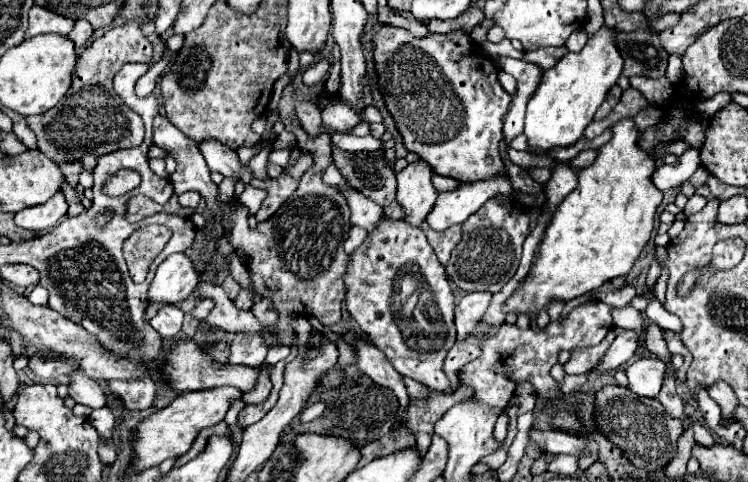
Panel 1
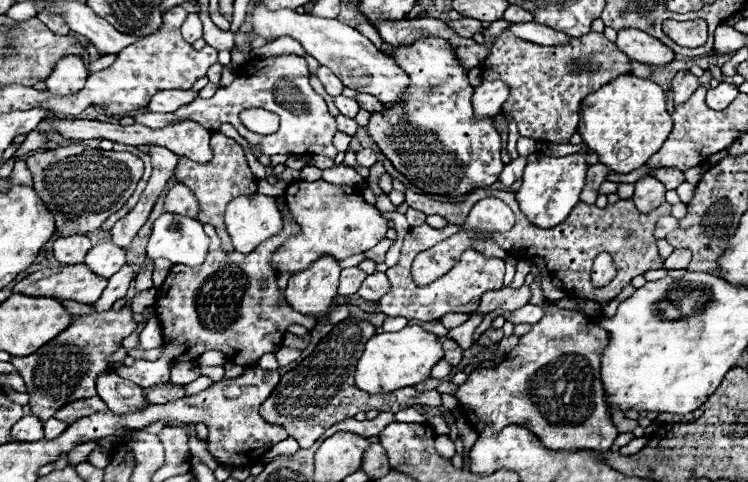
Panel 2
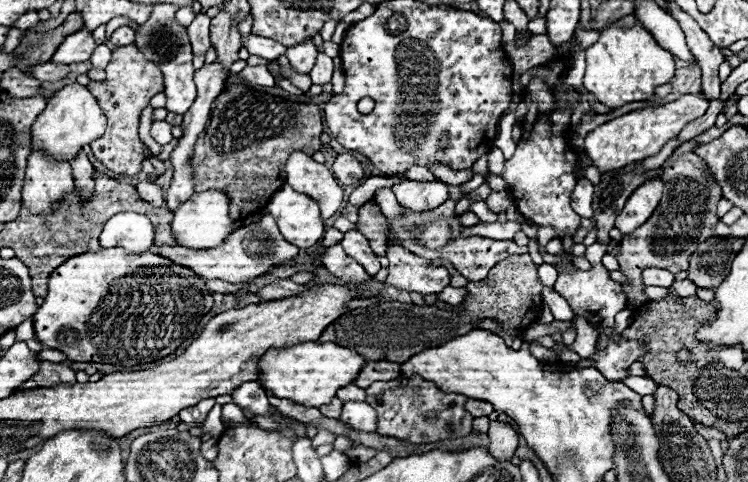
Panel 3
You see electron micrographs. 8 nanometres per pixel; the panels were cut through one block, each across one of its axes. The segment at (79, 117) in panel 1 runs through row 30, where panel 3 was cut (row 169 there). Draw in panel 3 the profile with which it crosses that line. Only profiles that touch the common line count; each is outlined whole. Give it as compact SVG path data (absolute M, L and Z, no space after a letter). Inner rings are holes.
M120 46L112 52L110 68L106 68L108 78L100 82L86 84L88 90L92 90L92 96L96 96L100 108L106 114L108 126L106 134L90 144L92 156L102 162L114 176L136 176L142 170L142 142L138 138L138 126L140 126L140 114L148 106L150 98L158 92L162 92L162 74L160 68L148 60L136 50L136 46Z

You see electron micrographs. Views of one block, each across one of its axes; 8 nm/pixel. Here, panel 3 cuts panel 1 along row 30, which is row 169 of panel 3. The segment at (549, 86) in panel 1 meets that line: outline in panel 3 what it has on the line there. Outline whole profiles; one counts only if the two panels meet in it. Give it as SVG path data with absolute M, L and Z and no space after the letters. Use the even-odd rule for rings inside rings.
M686 94L664 106L634 110L634 112L618 116L610 122L598 126L596 130L588 132L588 136L584 138L584 150L590 156L592 166L596 166L602 174L610 172L610 170L618 170L622 166L628 166L632 162L658 154L660 148L668 140L676 138L688 122L704 116L706 110L708 110L708 100L702 96L696 96L696 94Z

